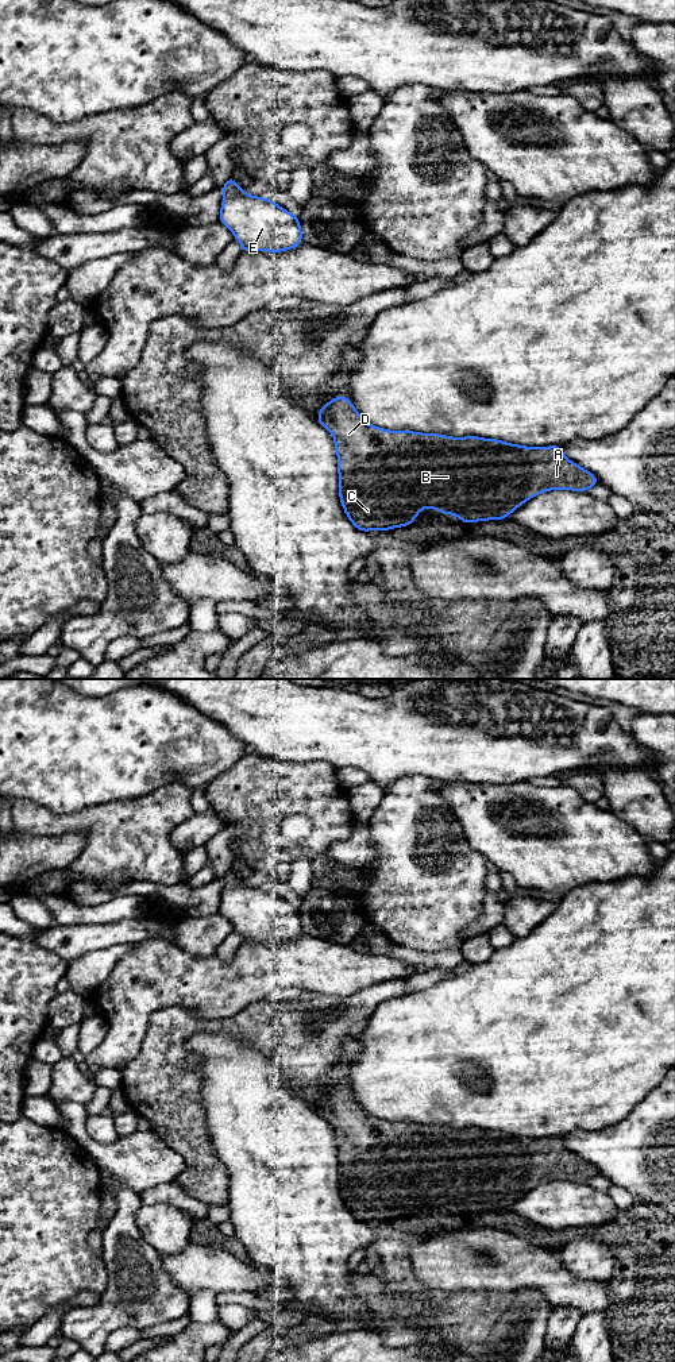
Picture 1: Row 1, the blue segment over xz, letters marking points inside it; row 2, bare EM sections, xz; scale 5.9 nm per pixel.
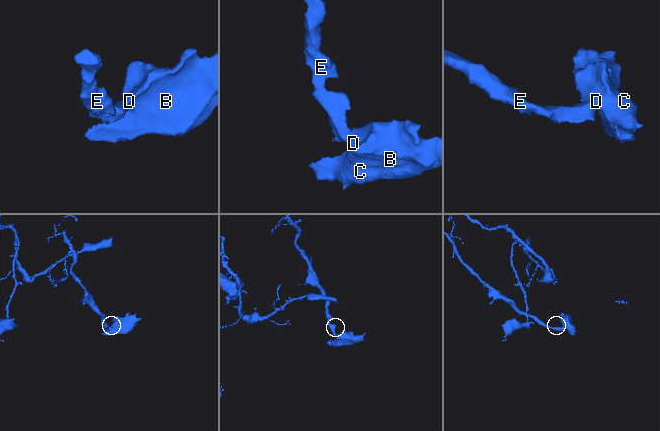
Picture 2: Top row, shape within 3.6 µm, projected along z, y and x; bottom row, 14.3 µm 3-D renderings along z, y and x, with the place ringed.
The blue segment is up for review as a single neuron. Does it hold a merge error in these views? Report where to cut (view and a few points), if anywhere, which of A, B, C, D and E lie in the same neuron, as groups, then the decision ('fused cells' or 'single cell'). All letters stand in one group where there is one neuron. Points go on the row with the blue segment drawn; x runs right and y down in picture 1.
cut none; groups A B C D E; single cell

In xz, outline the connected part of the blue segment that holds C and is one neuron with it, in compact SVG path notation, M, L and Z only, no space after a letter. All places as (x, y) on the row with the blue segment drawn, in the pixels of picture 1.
M347 394L327 402L316 420L335 440L344 513L355 529L366 533L412 525L427 508L455 514L464 524L504 520L544 491L587 491L599 483L594 474L568 460L562 445L525 447L479 436L387 431L364 421Z

